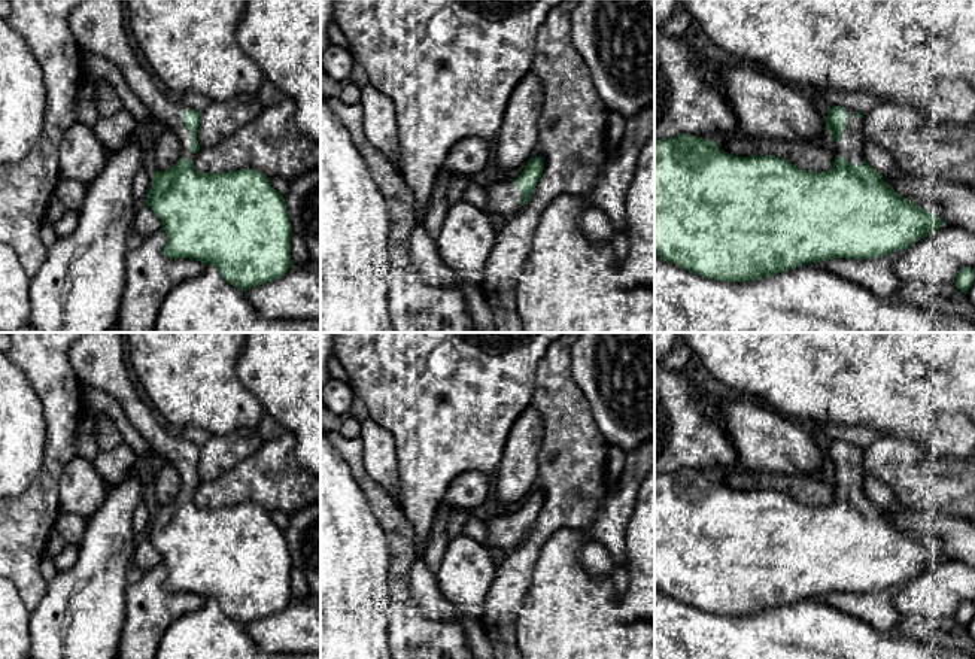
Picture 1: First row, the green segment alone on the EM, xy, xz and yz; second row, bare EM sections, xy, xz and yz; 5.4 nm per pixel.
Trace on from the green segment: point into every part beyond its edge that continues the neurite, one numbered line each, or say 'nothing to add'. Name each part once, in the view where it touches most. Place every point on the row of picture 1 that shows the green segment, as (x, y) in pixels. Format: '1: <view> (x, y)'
1: yz (850, 145)

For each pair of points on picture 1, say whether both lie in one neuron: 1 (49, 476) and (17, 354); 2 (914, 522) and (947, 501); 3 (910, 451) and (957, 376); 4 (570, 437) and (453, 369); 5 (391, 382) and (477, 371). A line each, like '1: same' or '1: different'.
1: same
2: different
3: different
4: different
5: same

